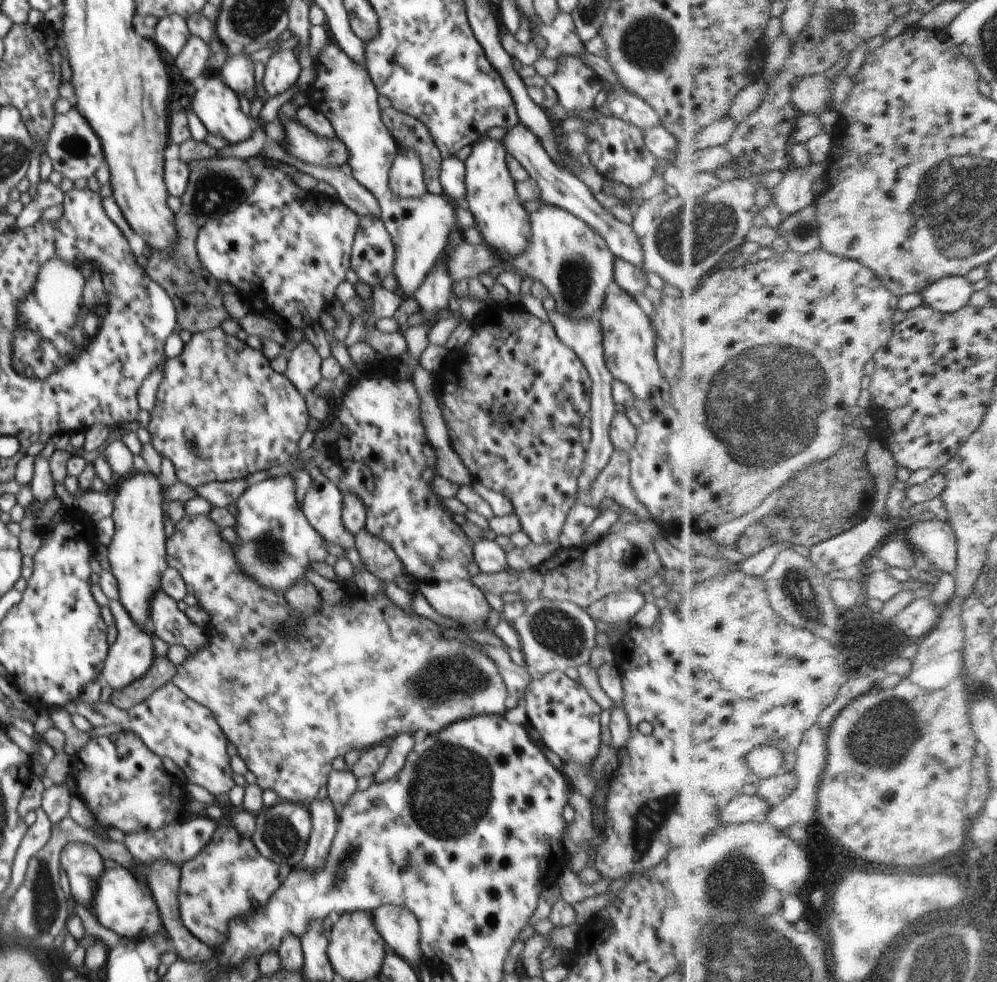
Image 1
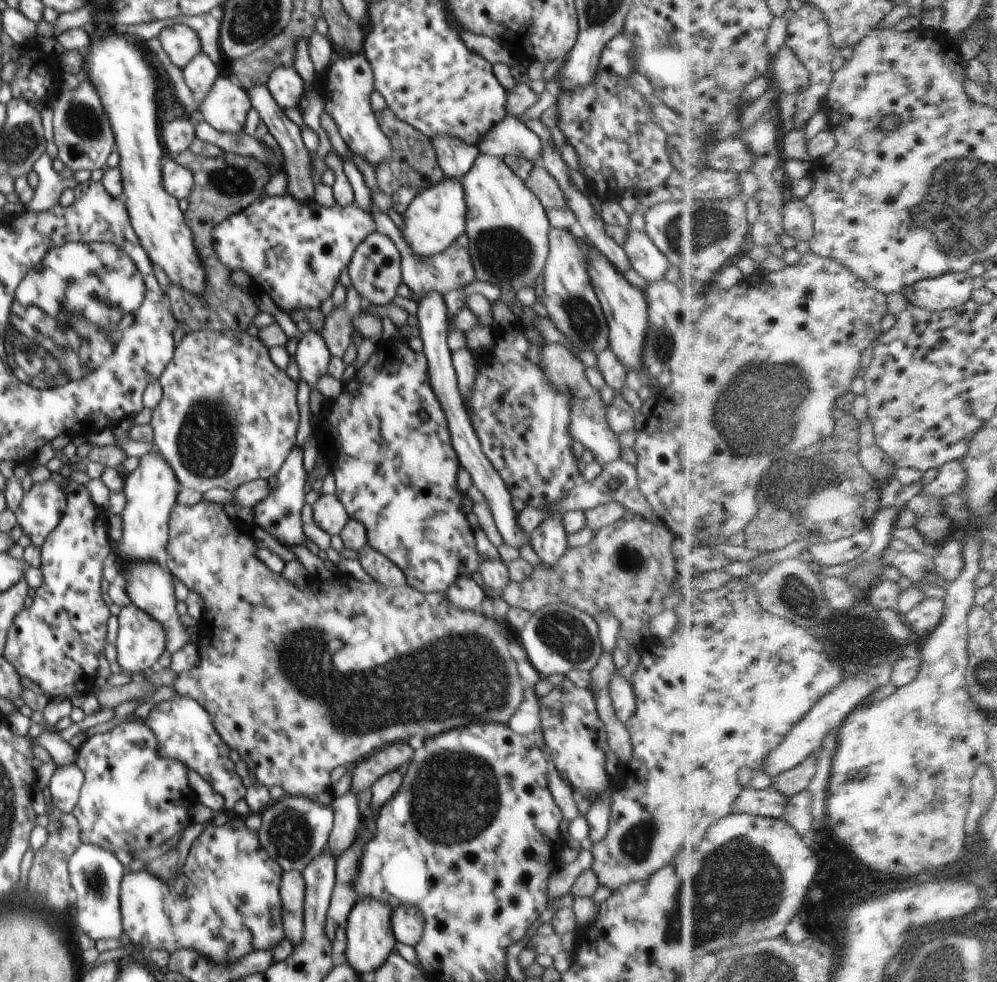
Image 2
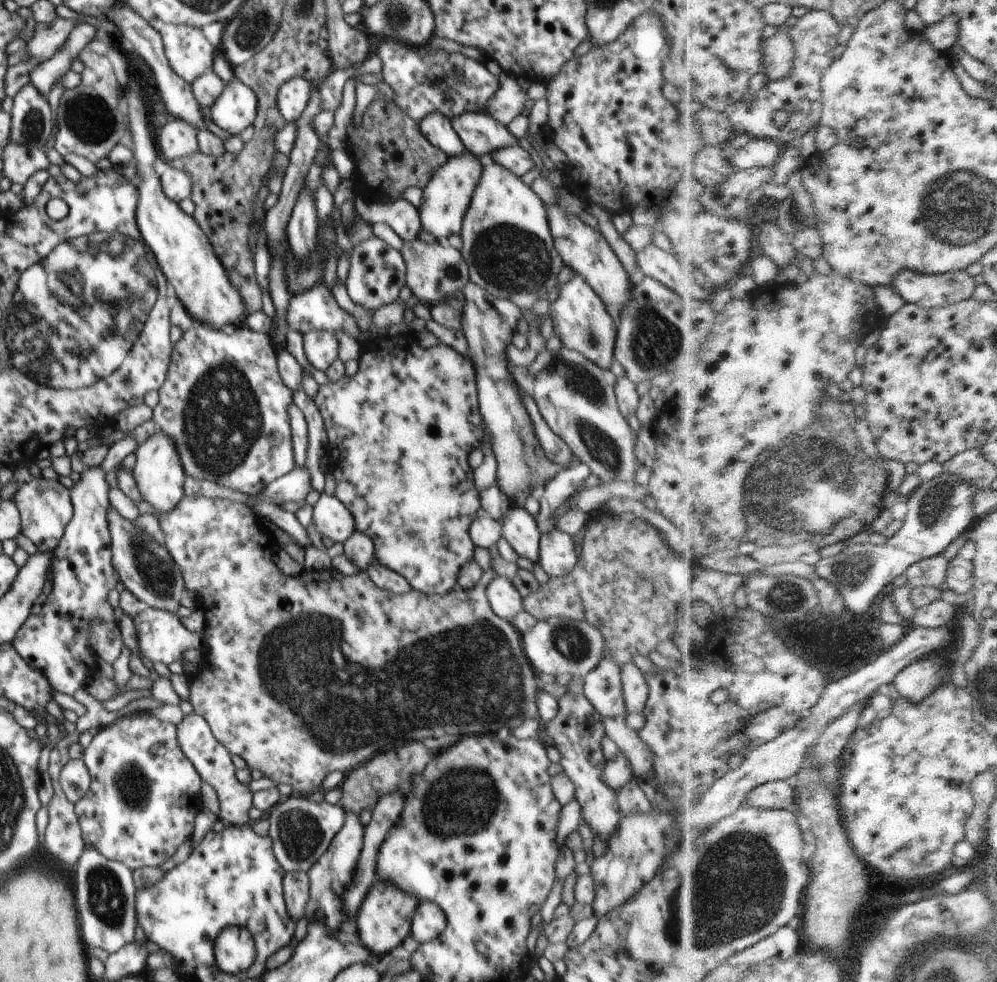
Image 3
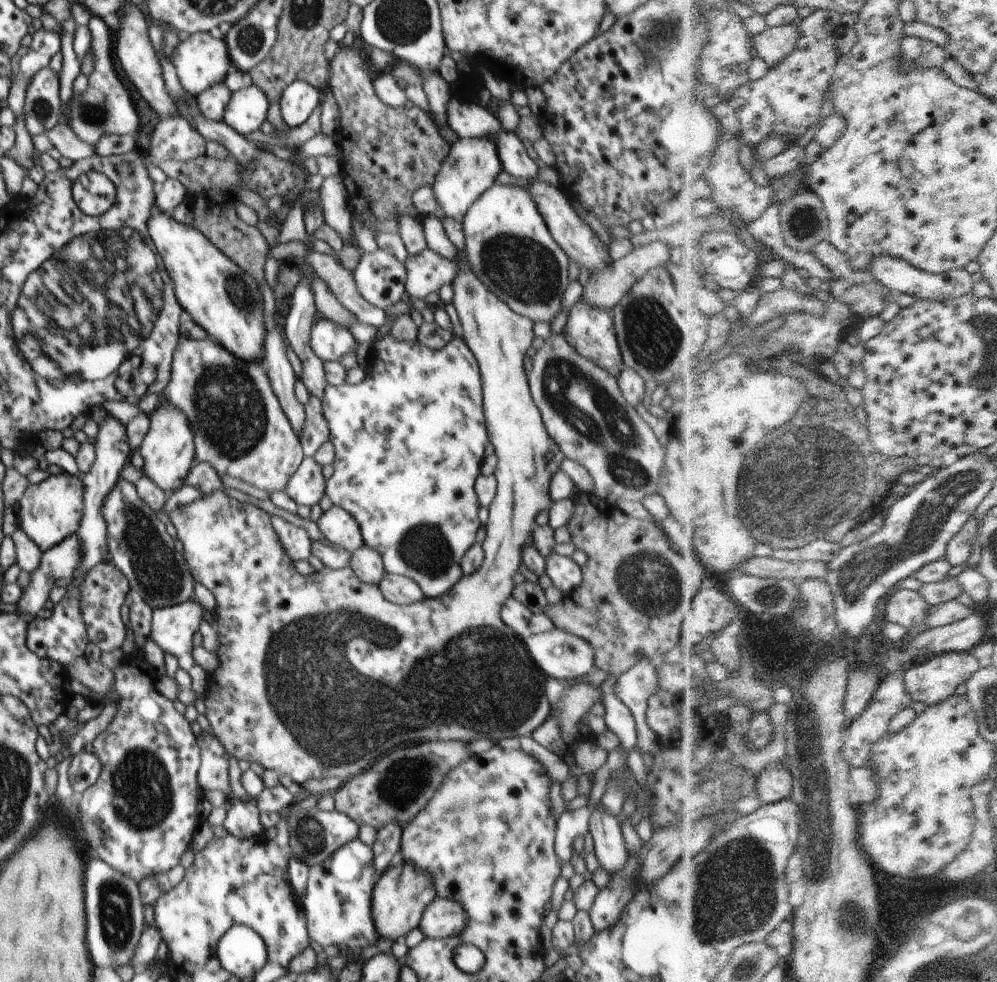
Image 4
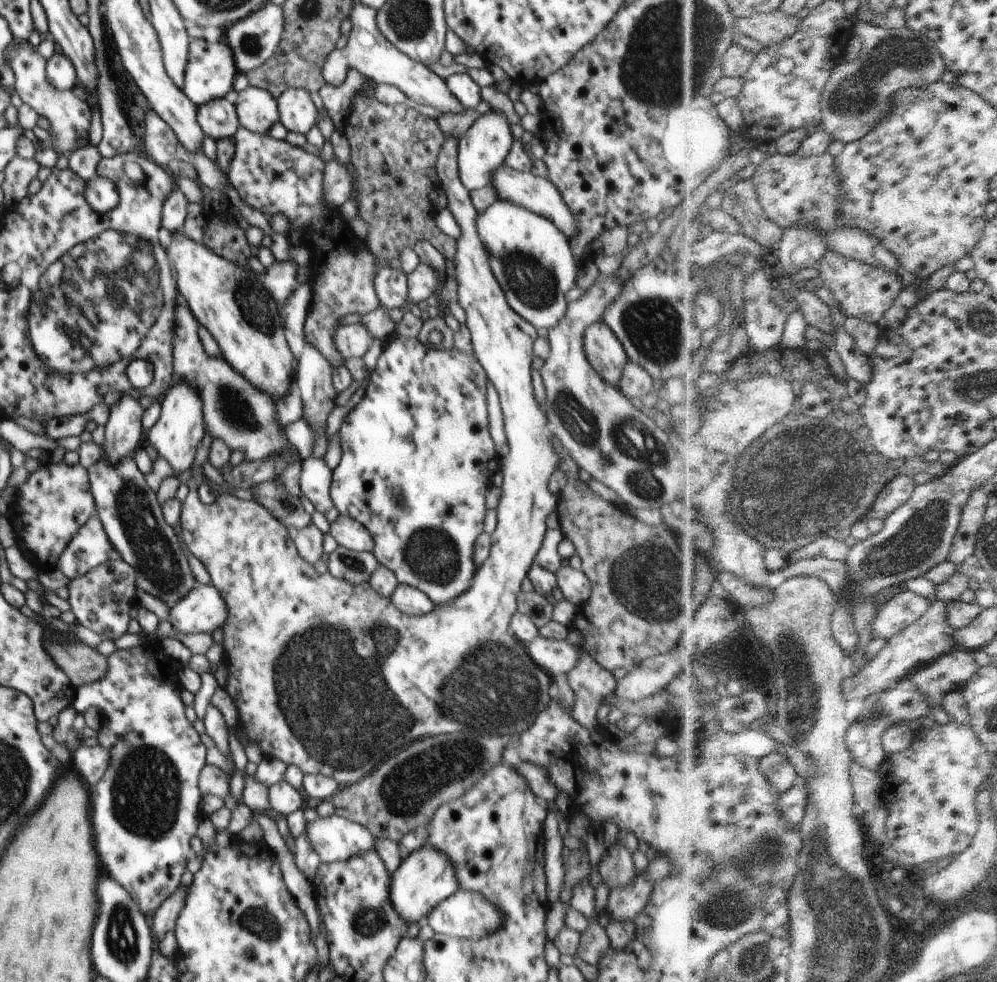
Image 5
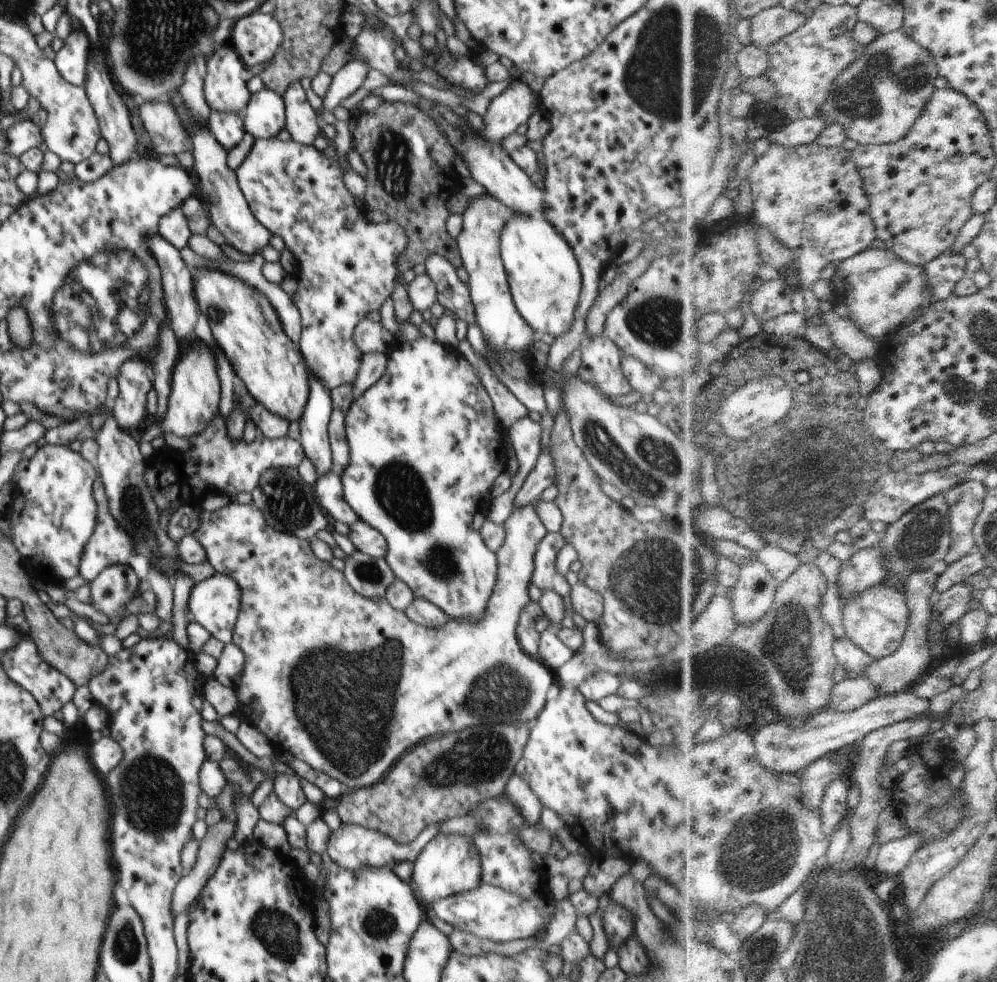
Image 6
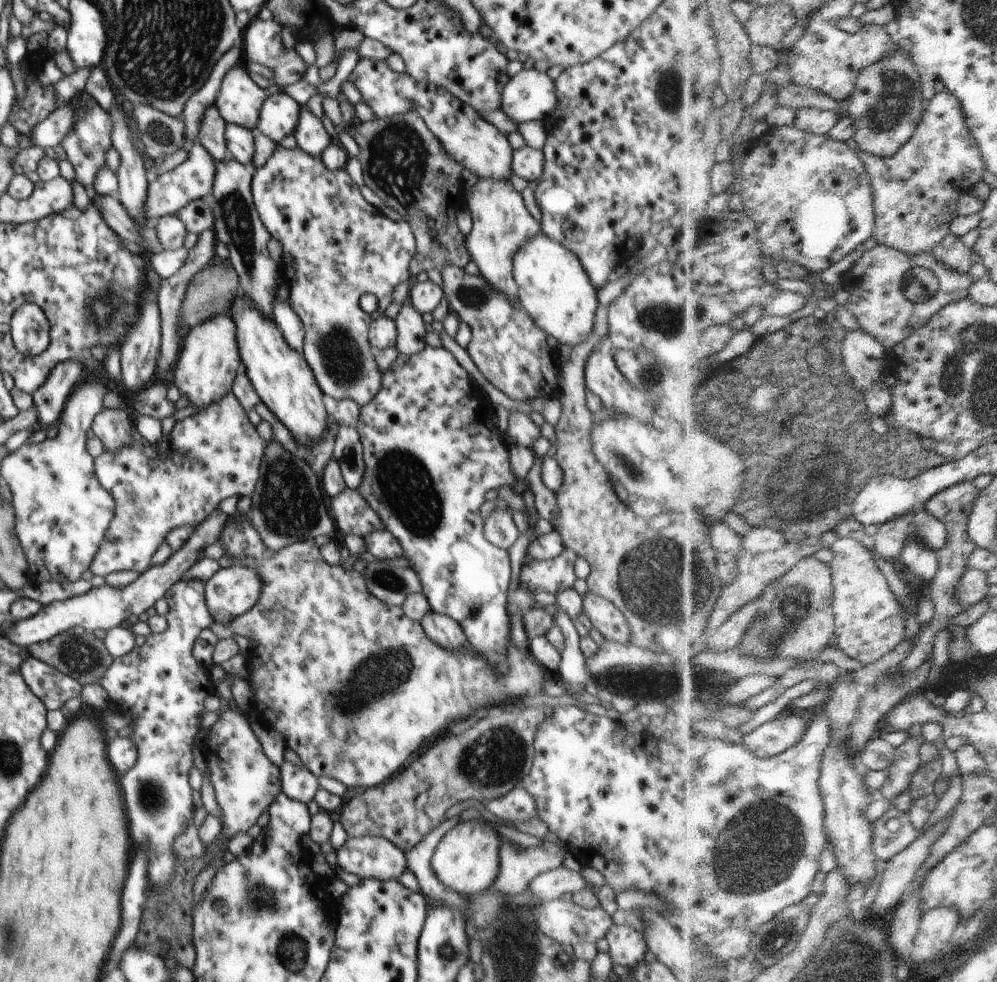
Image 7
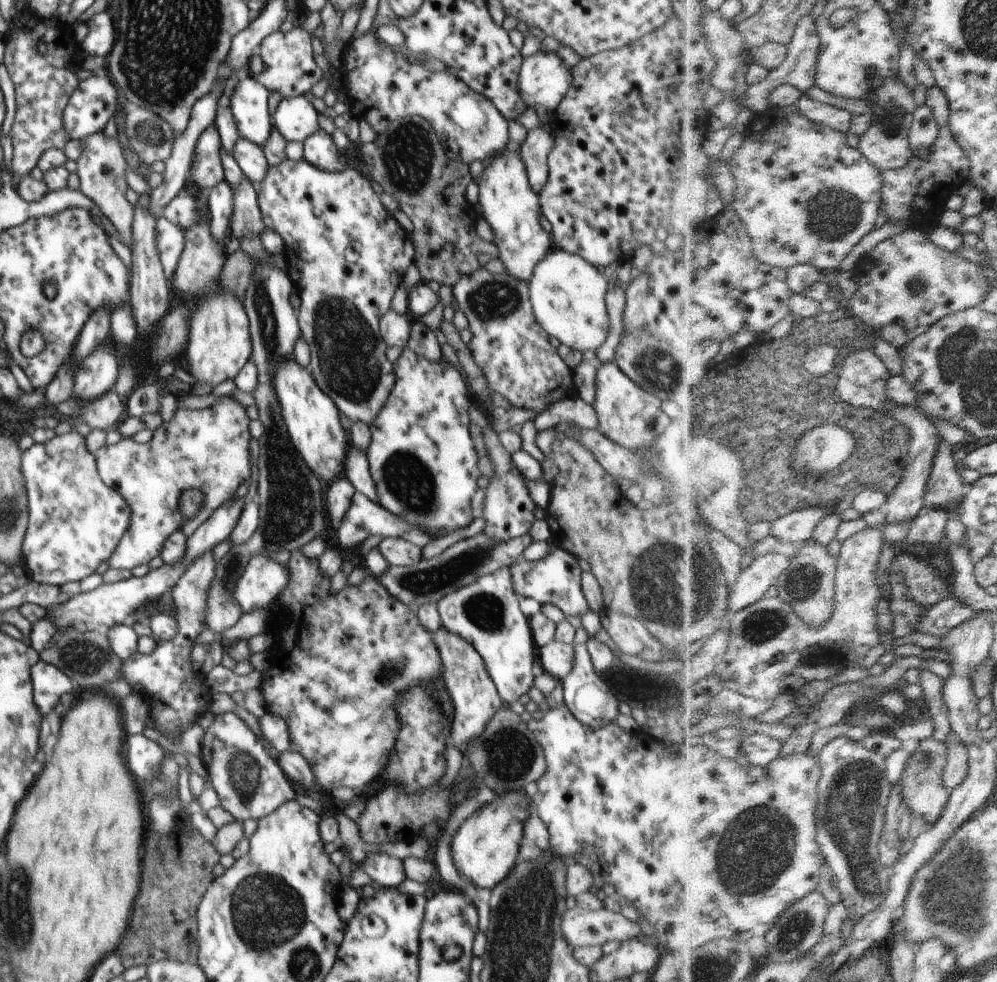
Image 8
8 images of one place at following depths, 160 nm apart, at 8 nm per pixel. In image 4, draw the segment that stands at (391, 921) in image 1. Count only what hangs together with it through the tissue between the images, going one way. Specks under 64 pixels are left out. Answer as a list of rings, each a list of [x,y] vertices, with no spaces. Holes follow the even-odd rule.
[[[437,896],[426,907],[419,929],[425,938],[448,939],[459,935],[465,929],[468,919],[458,901]]]

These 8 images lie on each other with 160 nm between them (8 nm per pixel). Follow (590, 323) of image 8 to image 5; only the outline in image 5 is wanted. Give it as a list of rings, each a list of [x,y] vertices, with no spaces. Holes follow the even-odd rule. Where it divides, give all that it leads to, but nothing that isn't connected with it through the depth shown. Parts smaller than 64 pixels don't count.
[[[496,201],[485,212],[478,213],[477,231],[490,253],[490,266],[505,292],[508,304],[535,329],[550,331],[560,322],[568,308],[566,292],[576,286],[580,263],[572,252],[569,238],[551,220],[534,214],[510,201]]]

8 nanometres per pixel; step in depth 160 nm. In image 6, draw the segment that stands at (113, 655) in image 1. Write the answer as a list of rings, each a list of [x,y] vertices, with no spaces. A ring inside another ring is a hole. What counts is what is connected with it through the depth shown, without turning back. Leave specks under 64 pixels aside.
[[[215,573],[194,585],[191,590],[187,610],[190,620],[201,624],[212,637],[224,644],[233,642],[233,630],[241,607],[241,588],[233,576]]]

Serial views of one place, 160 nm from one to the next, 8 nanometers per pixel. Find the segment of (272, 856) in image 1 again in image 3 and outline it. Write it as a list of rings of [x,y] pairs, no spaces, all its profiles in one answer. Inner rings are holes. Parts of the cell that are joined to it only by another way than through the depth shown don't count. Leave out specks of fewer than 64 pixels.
[[[287,797],[276,803],[265,815],[270,822],[268,837],[272,839],[275,859],[288,872],[307,870],[328,850],[332,839],[344,826],[345,813],[338,805],[326,801],[312,802],[303,797]]]

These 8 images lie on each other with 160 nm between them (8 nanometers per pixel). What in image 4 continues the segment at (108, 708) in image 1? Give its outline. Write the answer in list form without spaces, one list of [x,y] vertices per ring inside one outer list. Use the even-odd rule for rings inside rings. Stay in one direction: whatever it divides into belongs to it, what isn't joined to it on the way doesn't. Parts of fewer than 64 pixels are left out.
[[[203,731],[201,737],[196,737],[201,752],[201,765],[197,774],[197,781],[205,790],[222,790],[228,797],[230,777],[228,776],[228,759],[231,755],[218,739]],[[231,792],[232,807],[227,810],[224,828],[230,835],[240,840],[250,839],[253,836],[263,836],[264,828],[260,824],[257,799],[250,796],[248,802],[242,802]]]

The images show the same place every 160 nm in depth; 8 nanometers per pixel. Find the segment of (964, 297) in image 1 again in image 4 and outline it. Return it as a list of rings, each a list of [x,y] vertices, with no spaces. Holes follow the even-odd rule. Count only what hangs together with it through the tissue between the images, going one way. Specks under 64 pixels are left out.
[[[892,255],[875,256],[871,262],[871,269],[873,273],[892,290],[918,295],[922,299],[948,301],[972,293],[974,287],[977,286],[977,282],[974,280],[974,276],[972,276],[970,270],[964,267],[945,273],[931,273],[919,269],[909,260],[893,257]]]

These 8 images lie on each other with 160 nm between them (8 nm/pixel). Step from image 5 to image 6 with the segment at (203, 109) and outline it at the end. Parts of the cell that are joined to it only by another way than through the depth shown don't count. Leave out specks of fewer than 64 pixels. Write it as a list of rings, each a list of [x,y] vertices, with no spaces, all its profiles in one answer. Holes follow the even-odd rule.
[[[220,111],[210,113],[208,130],[227,151],[236,147],[246,134],[241,114]]]

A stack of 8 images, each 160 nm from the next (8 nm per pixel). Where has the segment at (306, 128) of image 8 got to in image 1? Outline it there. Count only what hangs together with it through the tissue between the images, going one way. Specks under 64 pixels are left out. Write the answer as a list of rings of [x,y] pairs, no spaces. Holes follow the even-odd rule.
[[[216,75],[208,78],[204,87],[196,91],[191,108],[210,134],[232,144],[250,138],[255,129],[250,117],[240,109],[237,92]]]

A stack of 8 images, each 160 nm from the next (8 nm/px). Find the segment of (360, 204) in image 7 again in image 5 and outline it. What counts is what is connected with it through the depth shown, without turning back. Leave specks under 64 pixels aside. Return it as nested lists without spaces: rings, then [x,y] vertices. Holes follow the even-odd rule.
[[[240,126],[235,132],[235,153],[227,168],[227,178],[238,191],[240,198],[254,210],[260,210],[266,218],[275,214],[283,214],[290,222],[288,234],[299,232],[301,239],[297,244],[302,248],[310,248],[309,285],[311,286],[311,303],[303,326],[305,342],[314,347],[332,368],[338,368],[348,360],[335,345],[335,332],[340,325],[340,320],[346,314],[369,313],[381,306],[375,291],[375,278],[380,267],[380,261],[367,248],[366,239],[357,239],[338,214],[338,208],[327,205],[325,198],[325,162],[320,156],[308,153],[302,147],[296,147],[286,140],[278,140],[268,133],[254,134]]]

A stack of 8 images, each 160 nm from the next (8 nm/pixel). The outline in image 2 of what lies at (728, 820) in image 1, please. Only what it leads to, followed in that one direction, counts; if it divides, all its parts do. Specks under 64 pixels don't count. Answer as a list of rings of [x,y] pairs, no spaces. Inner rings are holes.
[[[774,783],[764,790],[748,786],[737,798],[734,812],[781,819],[788,812],[788,802],[790,797]]]

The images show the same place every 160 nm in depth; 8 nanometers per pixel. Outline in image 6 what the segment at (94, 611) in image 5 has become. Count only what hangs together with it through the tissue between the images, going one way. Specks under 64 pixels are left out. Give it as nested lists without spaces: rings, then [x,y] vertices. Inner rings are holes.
[[[110,565],[91,582],[91,604],[119,624],[118,616],[137,595],[139,583],[130,565]]]

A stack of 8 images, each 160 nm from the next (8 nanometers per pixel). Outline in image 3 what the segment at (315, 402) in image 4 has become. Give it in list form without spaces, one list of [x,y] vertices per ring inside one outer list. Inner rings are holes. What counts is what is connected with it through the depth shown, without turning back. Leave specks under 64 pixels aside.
[[[302,387],[294,393],[294,404],[302,410],[307,420],[307,451],[306,466],[311,476],[311,485],[316,492],[324,493],[325,474],[320,469],[320,460],[328,446],[329,436],[316,403],[304,393]]]

